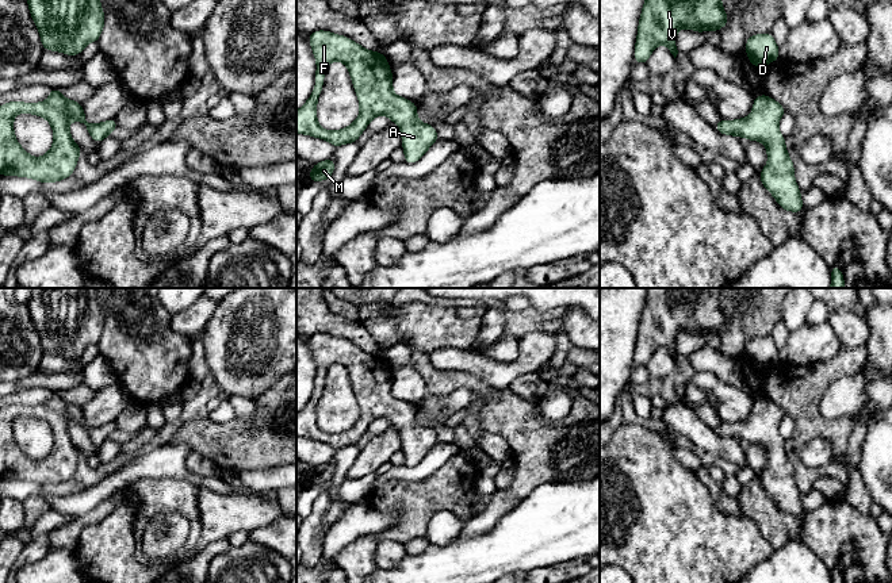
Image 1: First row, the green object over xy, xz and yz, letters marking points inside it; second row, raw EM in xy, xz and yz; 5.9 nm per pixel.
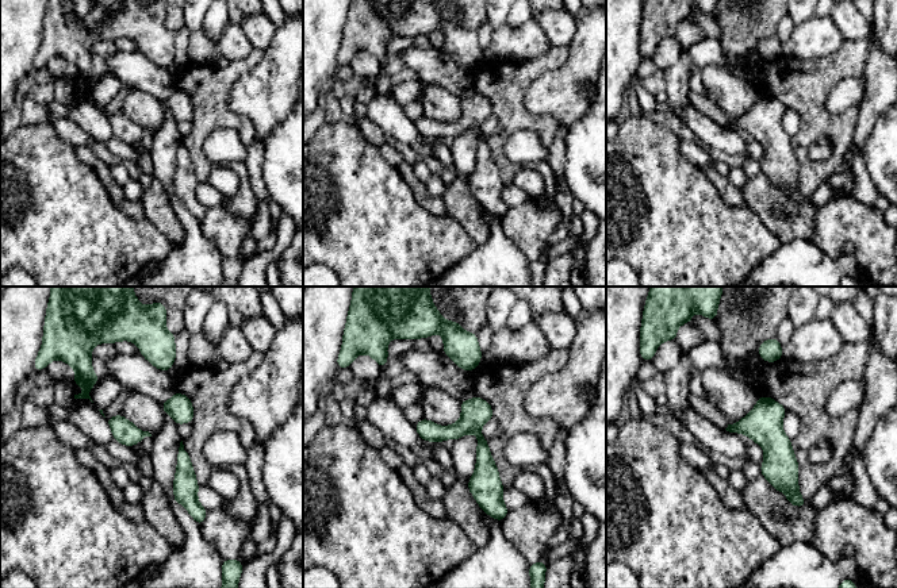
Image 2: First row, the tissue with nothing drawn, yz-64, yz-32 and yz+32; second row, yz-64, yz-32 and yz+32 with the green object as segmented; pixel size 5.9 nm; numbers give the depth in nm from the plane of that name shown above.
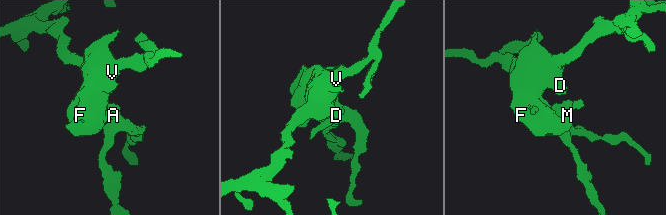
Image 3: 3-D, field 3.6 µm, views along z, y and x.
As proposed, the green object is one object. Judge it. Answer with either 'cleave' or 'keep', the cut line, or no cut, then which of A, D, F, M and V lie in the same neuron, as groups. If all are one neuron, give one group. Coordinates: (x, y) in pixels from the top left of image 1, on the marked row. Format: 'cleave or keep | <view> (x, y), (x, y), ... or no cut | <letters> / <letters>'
keep | no cut | A D F M V

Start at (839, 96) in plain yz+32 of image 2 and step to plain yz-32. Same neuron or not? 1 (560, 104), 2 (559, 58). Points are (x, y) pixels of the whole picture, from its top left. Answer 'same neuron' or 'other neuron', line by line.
1: same neuron
2: other neuron

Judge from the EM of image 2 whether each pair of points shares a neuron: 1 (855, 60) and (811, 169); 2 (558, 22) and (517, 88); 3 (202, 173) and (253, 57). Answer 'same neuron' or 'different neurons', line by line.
1: same neuron
2: different neurons
3: same neuron

